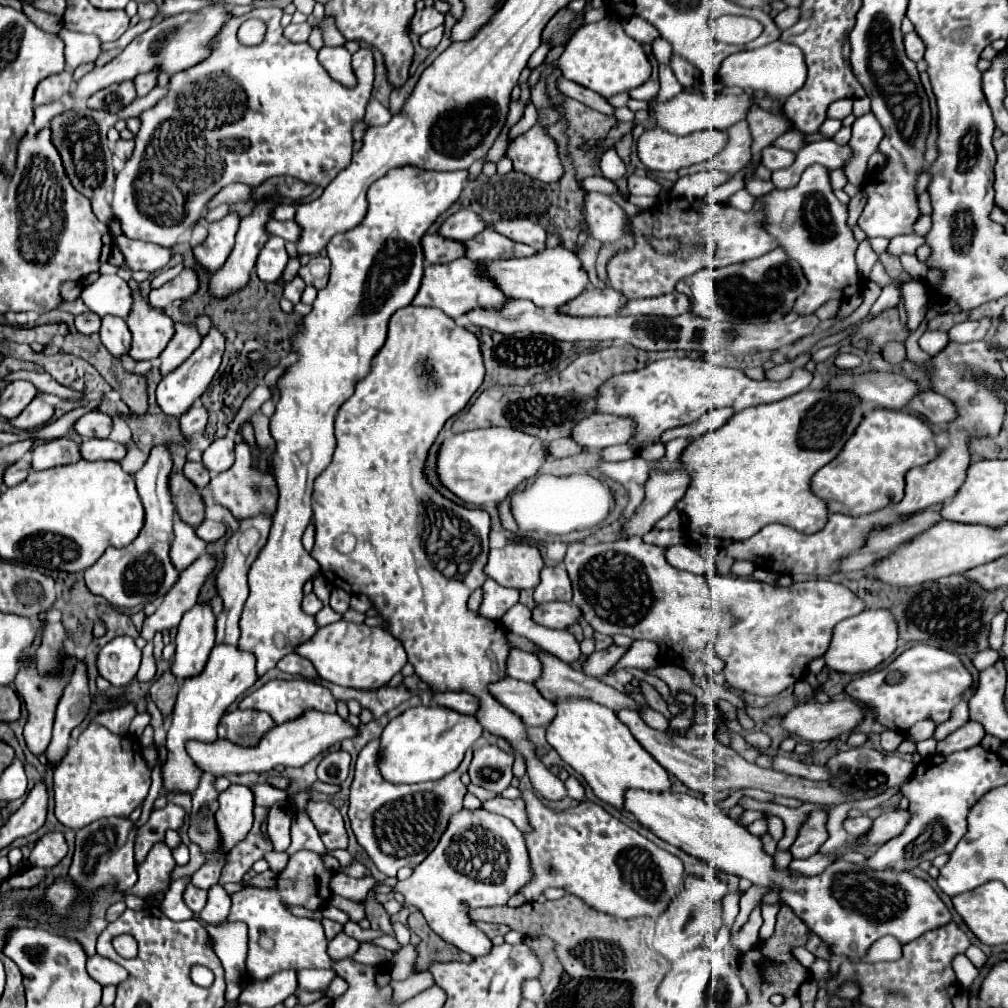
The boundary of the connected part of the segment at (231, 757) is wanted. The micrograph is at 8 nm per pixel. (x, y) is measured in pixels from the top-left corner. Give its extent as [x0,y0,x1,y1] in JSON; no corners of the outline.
[186,710,360,776]

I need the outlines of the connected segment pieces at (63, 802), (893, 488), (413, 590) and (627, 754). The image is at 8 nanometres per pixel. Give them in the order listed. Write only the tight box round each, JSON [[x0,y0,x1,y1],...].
[[54,722,150,830],[810,408,938,516],[310,304,566,802],[546,700,672,822]]

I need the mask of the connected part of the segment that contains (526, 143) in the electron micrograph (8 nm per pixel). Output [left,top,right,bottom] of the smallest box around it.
[506,126,562,182]

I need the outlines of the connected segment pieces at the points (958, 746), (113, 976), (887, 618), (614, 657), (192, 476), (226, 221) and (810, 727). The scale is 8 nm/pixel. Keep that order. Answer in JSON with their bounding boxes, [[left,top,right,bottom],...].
[[938,720,984,754],[86,954,128,984],[824,610,898,674],[582,644,624,678],[184,462,210,490],[194,212,238,272],[780,700,864,742]]

